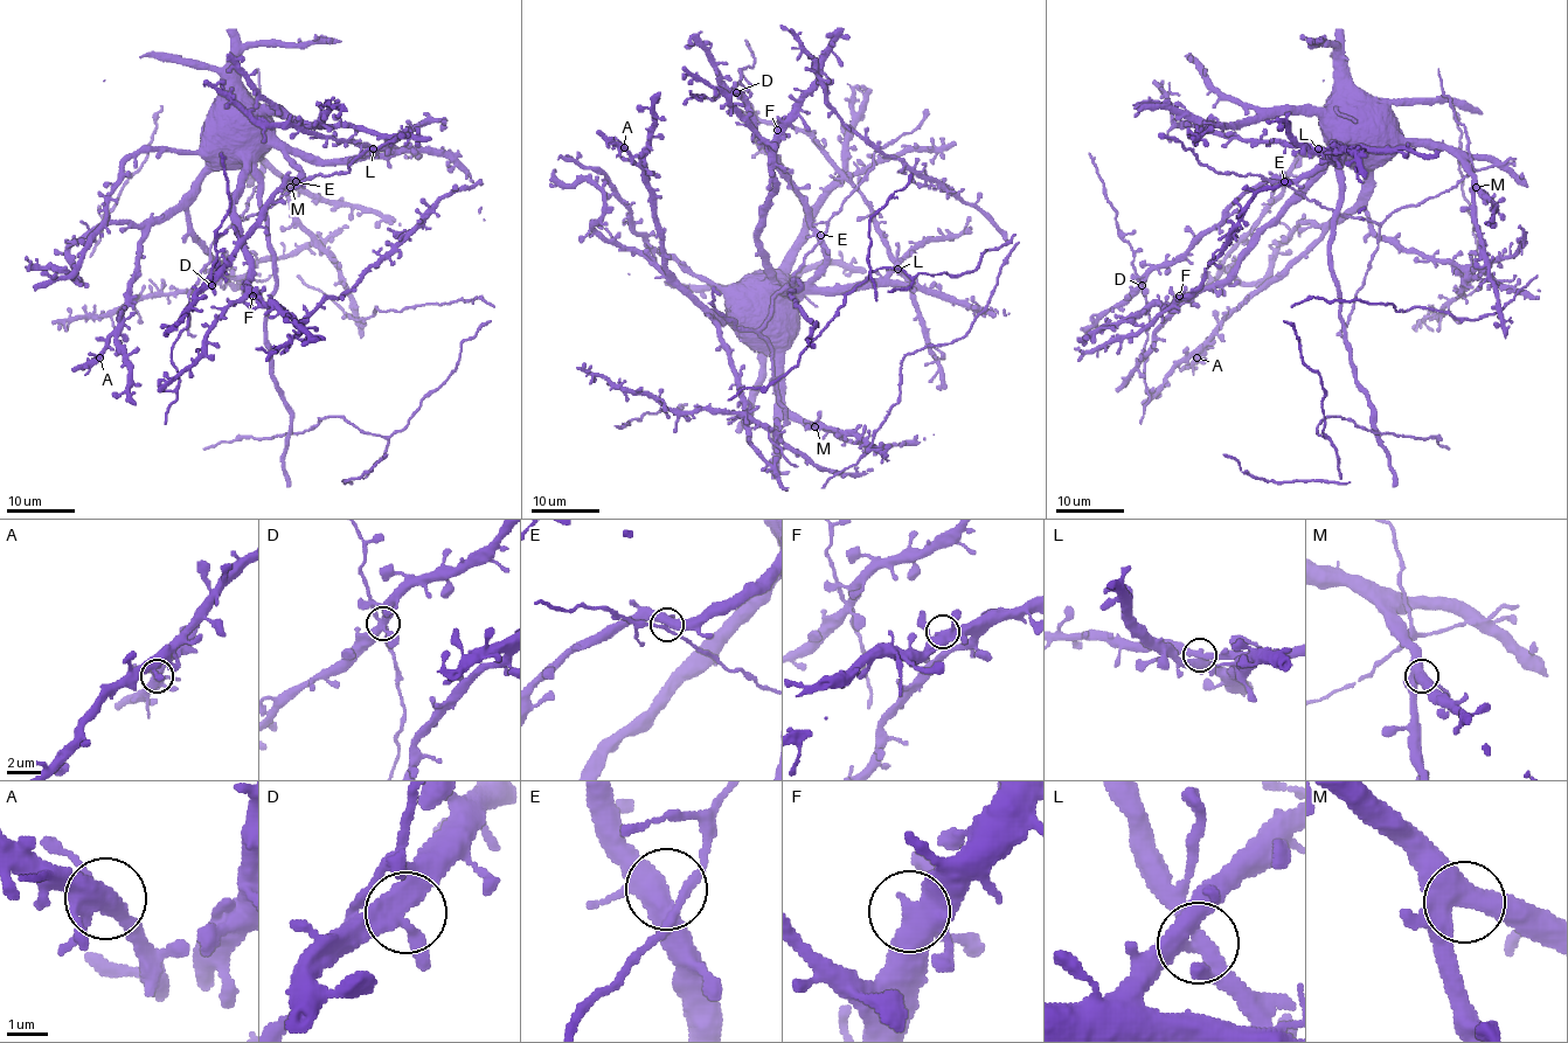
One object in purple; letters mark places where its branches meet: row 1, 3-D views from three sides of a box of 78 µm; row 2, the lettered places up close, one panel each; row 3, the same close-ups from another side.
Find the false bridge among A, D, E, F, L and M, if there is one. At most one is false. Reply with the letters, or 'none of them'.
L

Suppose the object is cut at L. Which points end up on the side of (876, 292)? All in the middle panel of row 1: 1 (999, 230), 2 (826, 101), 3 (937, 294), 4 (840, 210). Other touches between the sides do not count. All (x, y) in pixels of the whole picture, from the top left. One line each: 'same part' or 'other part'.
1: other part
2: other part
3: same part
4: same part

